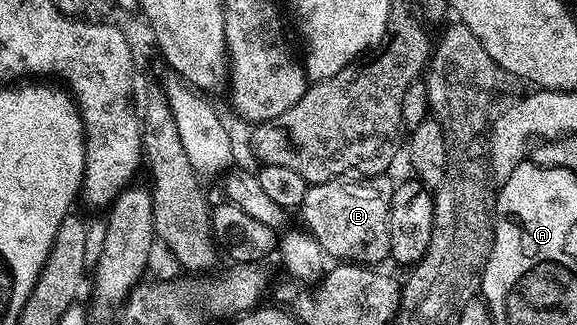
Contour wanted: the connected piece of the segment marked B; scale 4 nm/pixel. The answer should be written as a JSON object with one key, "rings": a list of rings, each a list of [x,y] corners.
{"rings":[[[389,175],[375,177],[361,177],[360,179],[338,179],[336,181],[324,181],[318,185],[309,185],[307,195],[303,195],[303,203],[299,210],[299,216],[305,220],[308,236],[317,241],[322,254],[337,257],[333,259],[345,259],[348,253],[358,249],[370,257],[373,263],[386,260],[389,257],[389,212],[391,211],[391,195],[395,188],[395,181]]]}

